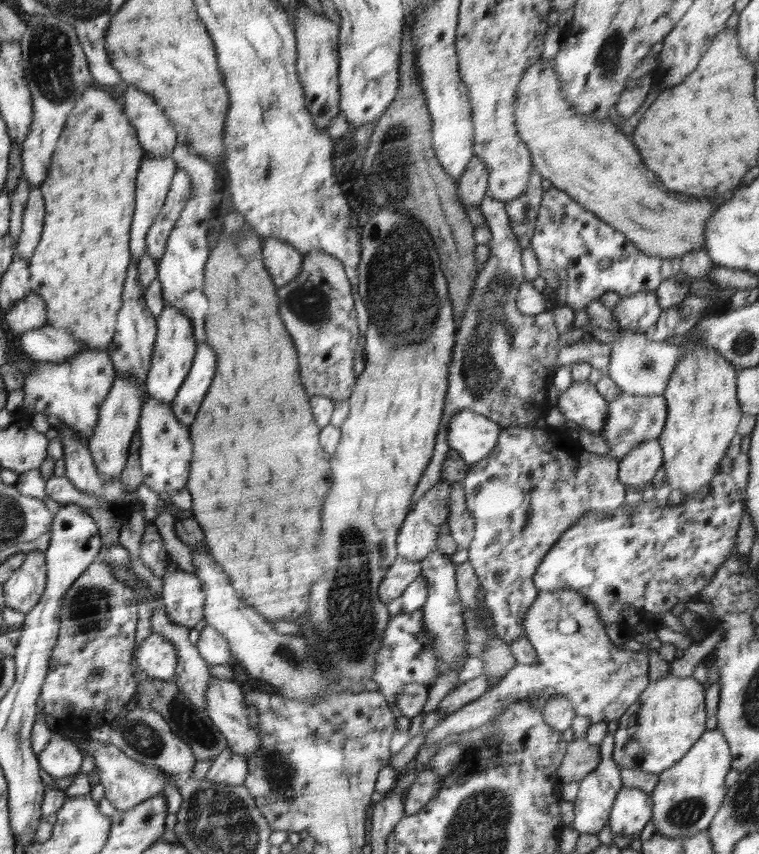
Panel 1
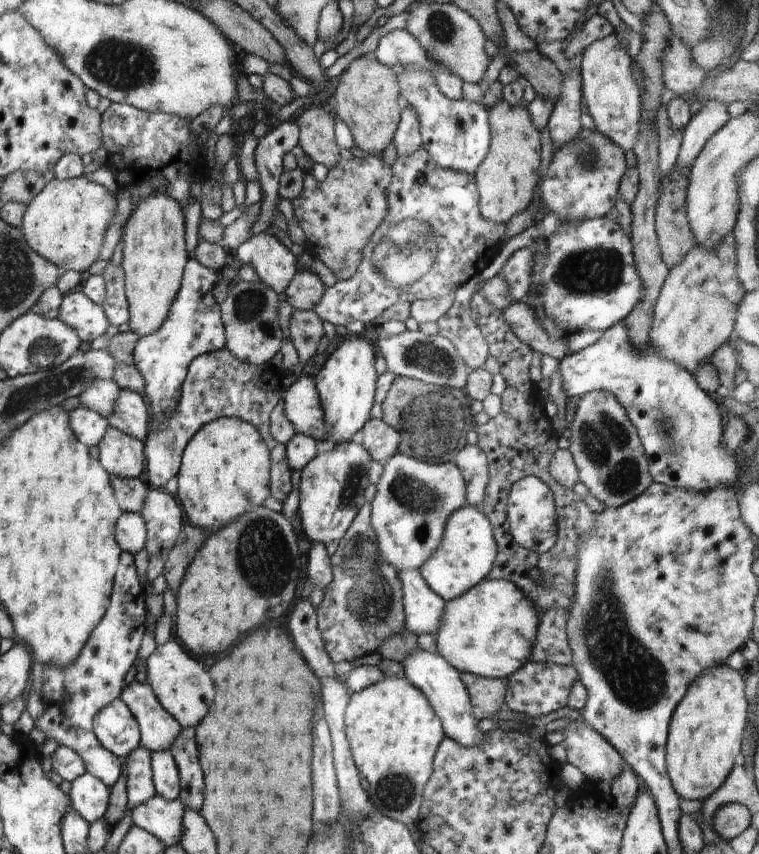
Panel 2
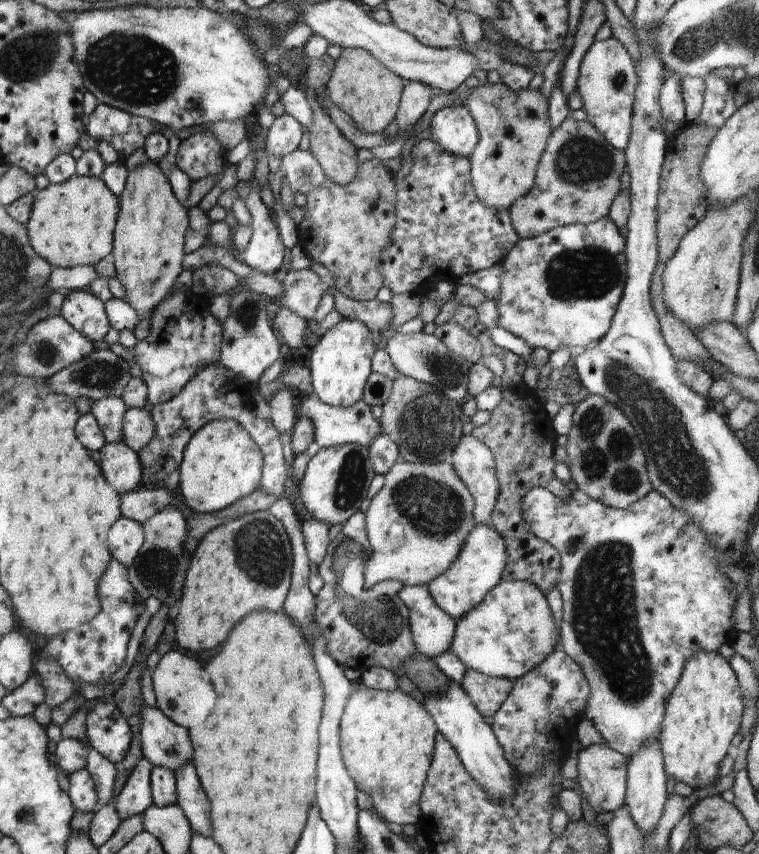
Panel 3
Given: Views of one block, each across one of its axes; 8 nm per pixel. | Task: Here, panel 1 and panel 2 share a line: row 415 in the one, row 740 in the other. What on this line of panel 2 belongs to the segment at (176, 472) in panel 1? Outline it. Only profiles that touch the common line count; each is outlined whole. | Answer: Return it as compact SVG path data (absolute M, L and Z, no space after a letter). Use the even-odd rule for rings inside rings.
M133 681L128 686L123 687L120 699L125 701L132 709L133 715L137 719L137 723L141 729L141 746L150 752L160 752L161 750L170 750L174 740L178 738L178 734L182 732L182 727L178 724L174 717L166 712L166 709L158 702L152 688L147 682L138 683Z

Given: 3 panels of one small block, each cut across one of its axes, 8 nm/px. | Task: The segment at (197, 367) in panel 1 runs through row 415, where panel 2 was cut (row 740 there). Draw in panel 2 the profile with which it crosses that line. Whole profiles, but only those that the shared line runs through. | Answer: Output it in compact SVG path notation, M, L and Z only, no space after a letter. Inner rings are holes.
M182 728L174 740L170 754L176 761L180 777L179 801L184 808L200 812L204 798L204 776L198 764L198 746L196 746L196 729Z

